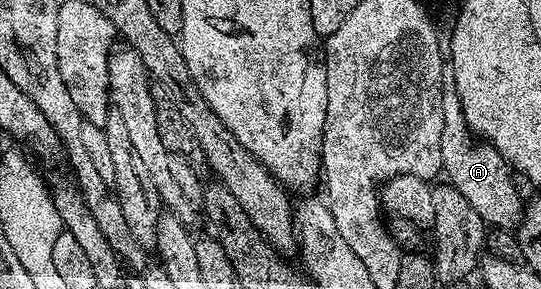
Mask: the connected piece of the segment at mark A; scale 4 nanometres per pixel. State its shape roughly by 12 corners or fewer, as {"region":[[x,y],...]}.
{"region":[[442,84],[442,173],[491,228],[523,219],[513,170]]}

